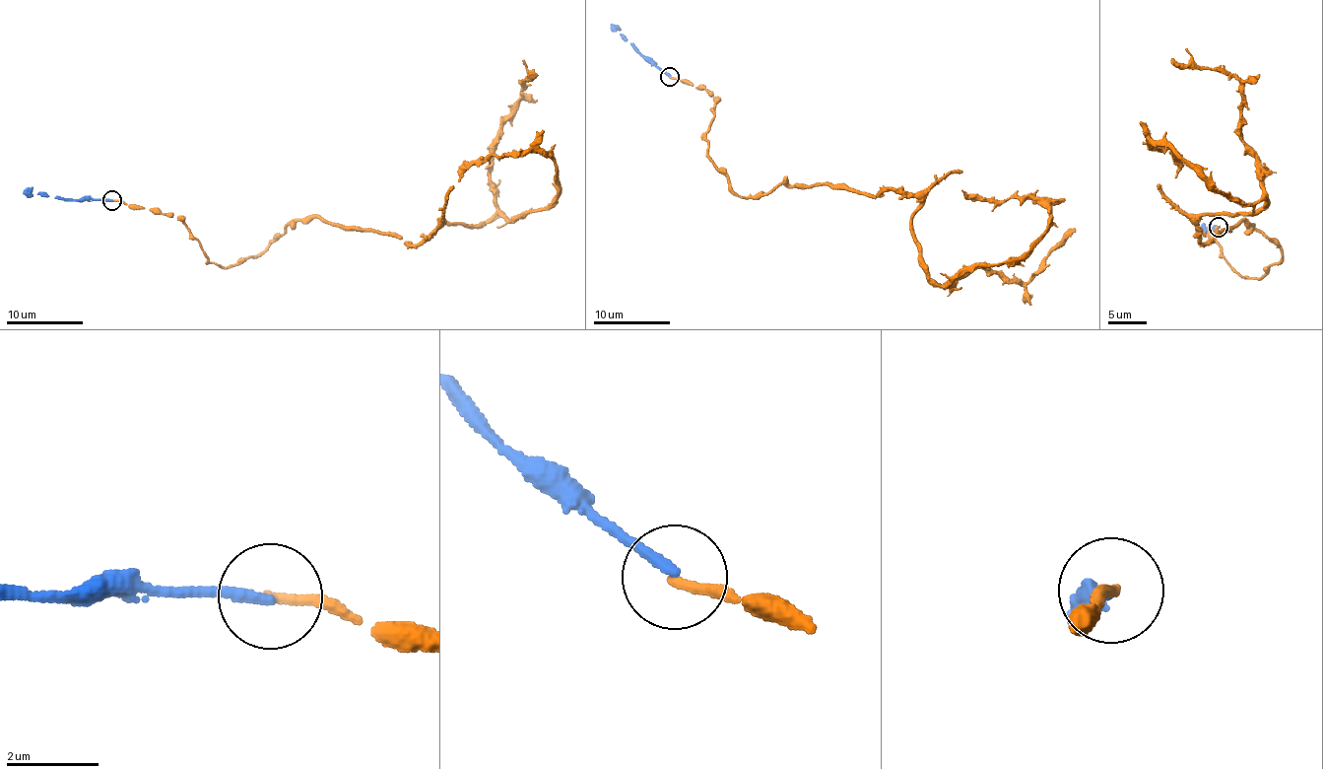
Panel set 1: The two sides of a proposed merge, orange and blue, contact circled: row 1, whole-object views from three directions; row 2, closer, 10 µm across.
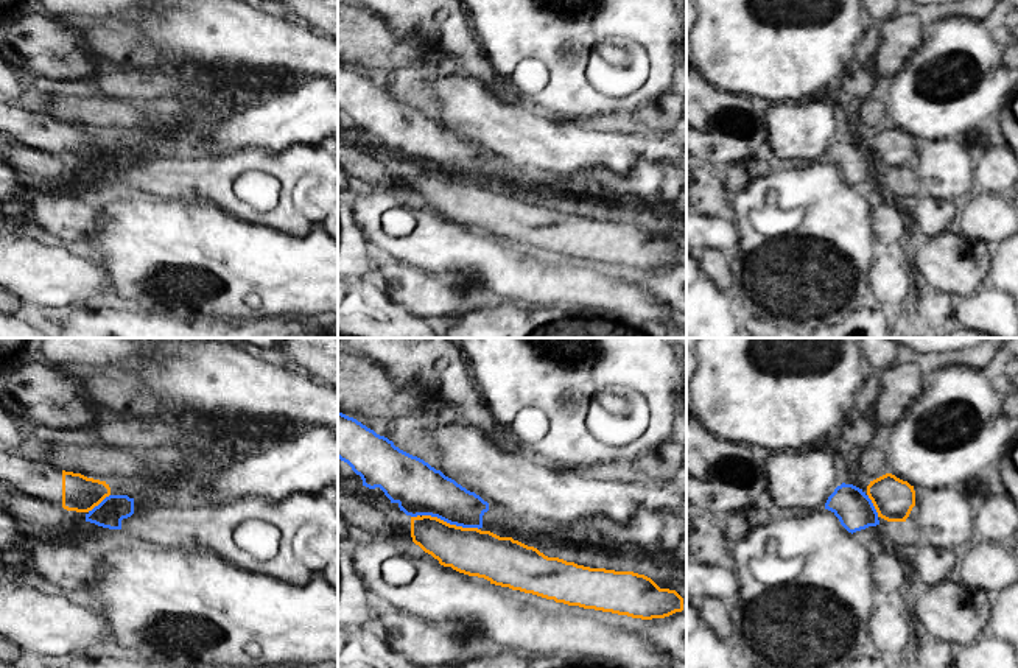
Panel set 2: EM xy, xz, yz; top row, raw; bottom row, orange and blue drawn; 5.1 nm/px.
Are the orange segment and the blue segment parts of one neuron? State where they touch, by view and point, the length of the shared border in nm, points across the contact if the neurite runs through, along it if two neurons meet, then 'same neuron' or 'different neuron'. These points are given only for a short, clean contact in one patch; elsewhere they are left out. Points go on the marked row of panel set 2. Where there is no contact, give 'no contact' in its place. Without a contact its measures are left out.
meets orange in xz at (449, 523); contact 300 nm long; border along xz (422, 514), (478, 530); different neuron

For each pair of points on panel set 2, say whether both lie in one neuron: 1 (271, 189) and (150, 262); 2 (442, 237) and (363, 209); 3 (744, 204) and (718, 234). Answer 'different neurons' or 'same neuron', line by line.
1: different neurons
2: same neuron
3: different neurons

